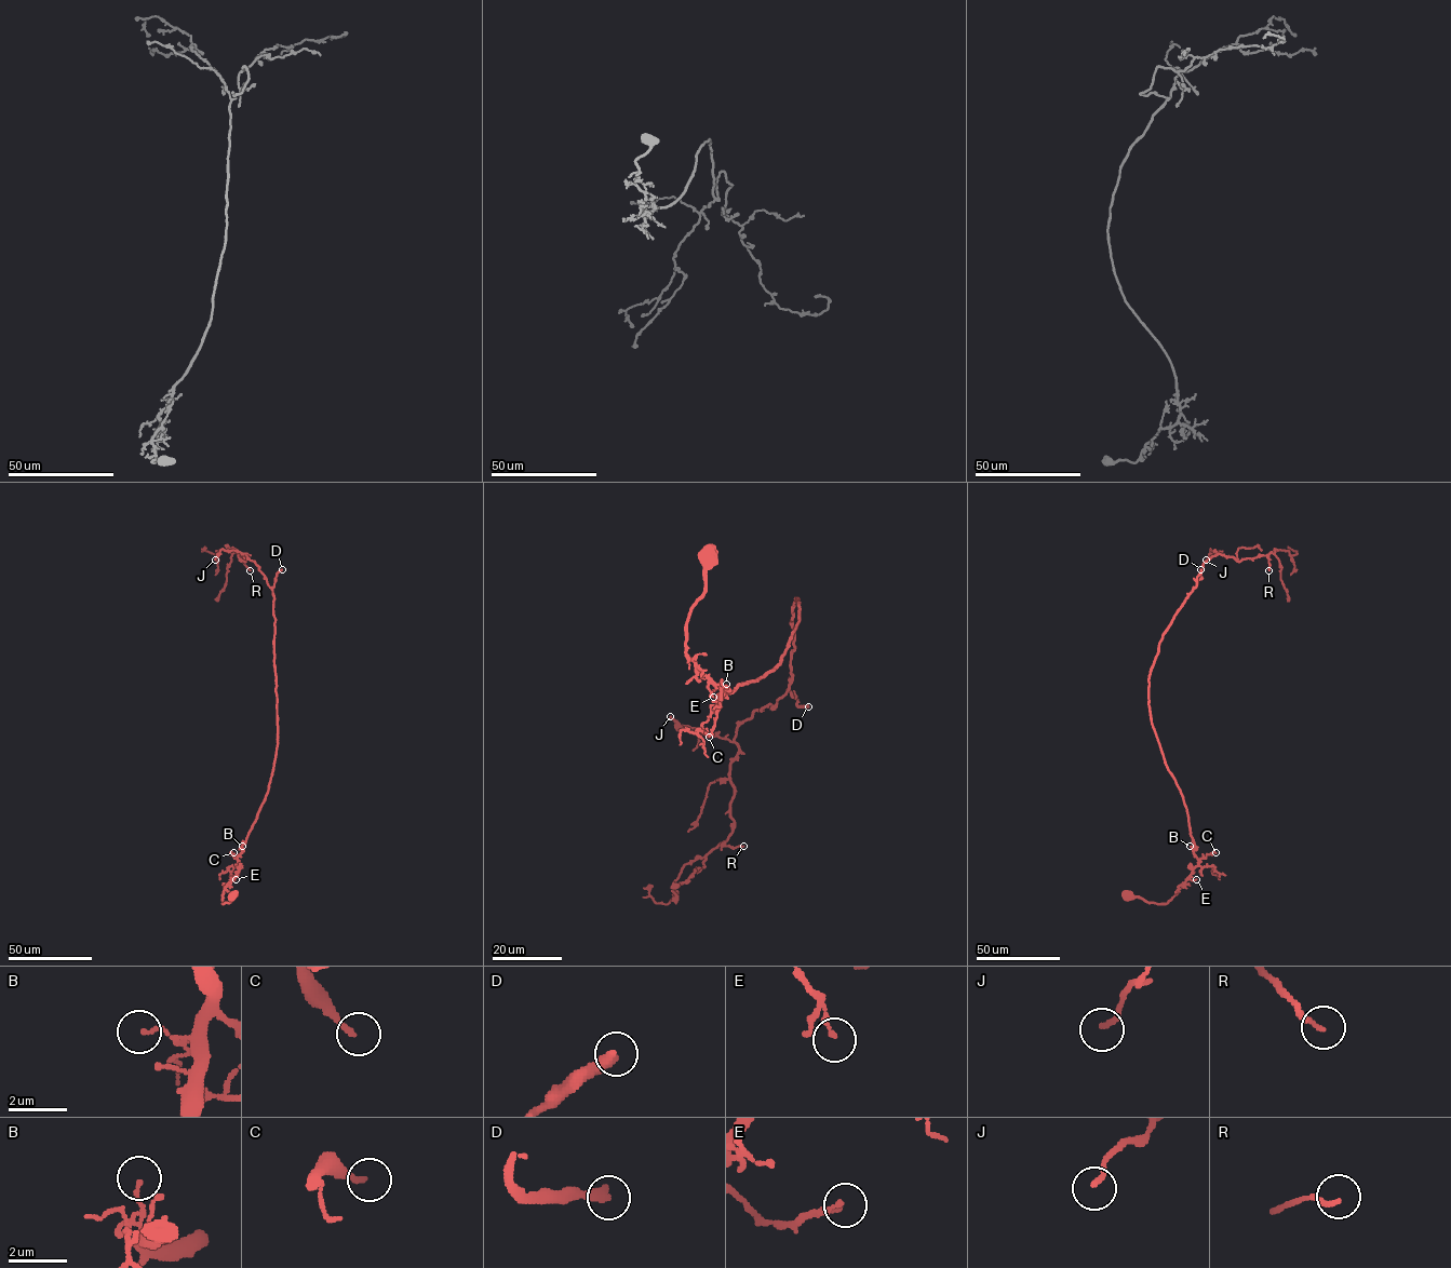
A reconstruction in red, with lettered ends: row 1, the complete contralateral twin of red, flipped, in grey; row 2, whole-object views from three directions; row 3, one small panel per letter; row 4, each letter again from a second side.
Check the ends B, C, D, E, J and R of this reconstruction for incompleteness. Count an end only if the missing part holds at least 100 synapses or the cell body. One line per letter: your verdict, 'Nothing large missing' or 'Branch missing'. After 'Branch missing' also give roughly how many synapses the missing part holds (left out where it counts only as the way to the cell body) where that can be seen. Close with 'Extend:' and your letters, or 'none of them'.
B: Nothing large missing
C: Nothing large missing
D: Branch missing. Roughly 300 synapses
E: Nothing large missing
J: Nothing large missing
R: Nothing large missing
Extend: D

